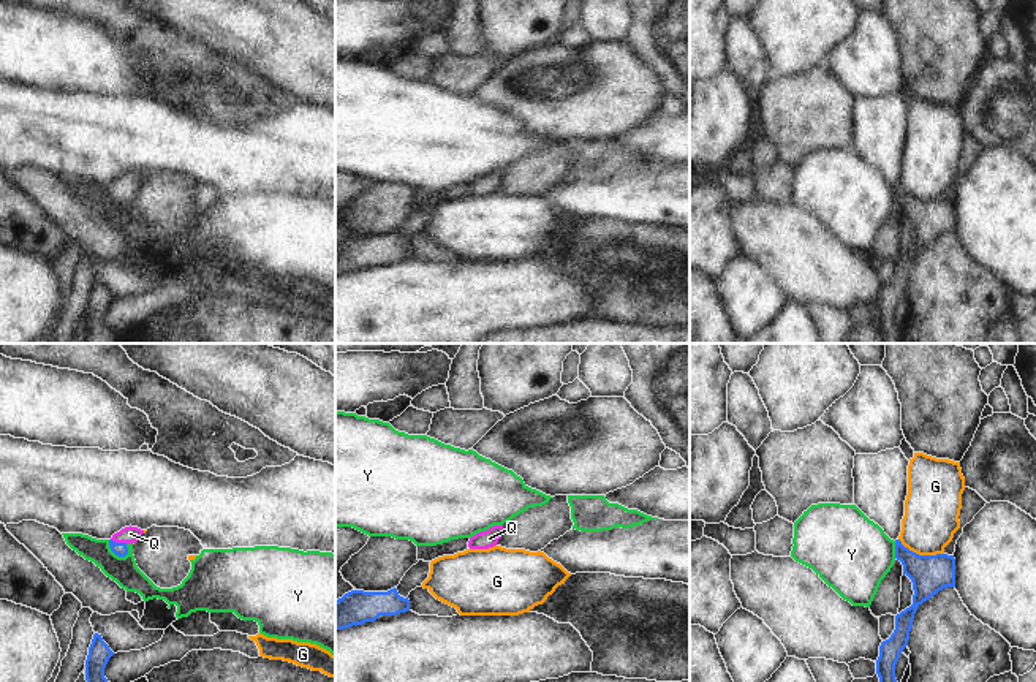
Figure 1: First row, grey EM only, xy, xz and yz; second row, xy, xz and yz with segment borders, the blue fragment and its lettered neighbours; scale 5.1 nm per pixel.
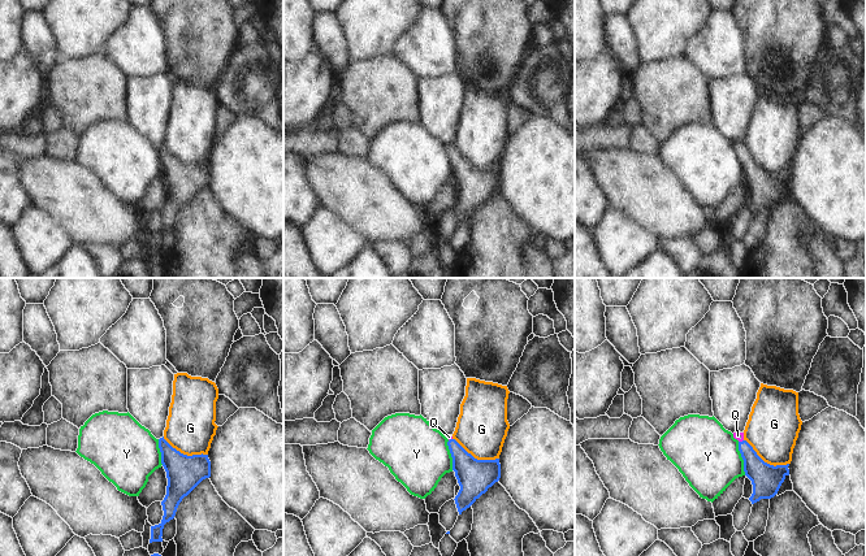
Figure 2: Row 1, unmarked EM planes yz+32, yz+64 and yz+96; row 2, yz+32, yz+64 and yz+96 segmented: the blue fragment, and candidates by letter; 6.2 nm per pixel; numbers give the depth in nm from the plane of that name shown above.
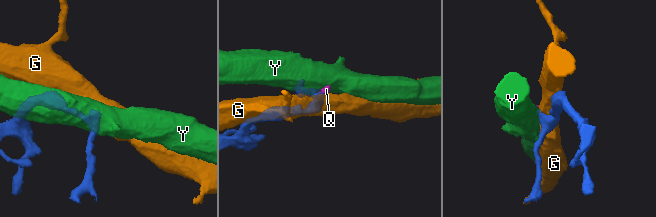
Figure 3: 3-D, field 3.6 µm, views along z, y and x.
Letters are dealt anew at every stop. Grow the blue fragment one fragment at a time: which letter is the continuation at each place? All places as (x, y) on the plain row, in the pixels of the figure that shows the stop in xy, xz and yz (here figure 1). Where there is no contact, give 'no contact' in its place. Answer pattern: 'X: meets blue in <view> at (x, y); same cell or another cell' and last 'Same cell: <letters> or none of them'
G: meets blue in yz at (921, 201); another cell
Q: meets blue in xy at (119, 189); same cell
Y: meets blue in xy at (116, 200); another cell
Same cell: Q

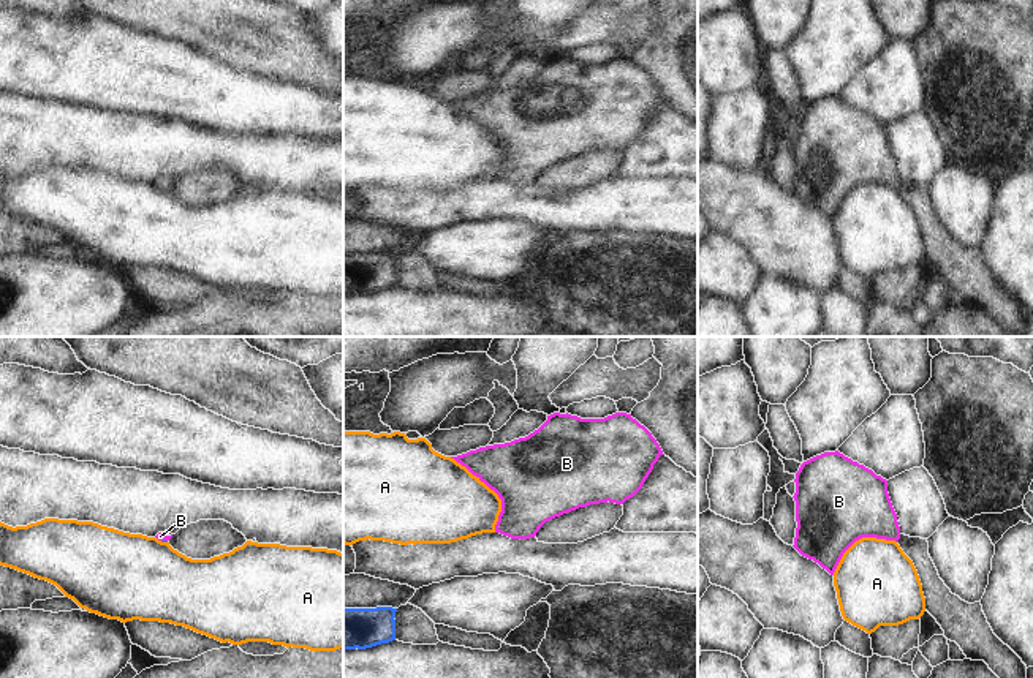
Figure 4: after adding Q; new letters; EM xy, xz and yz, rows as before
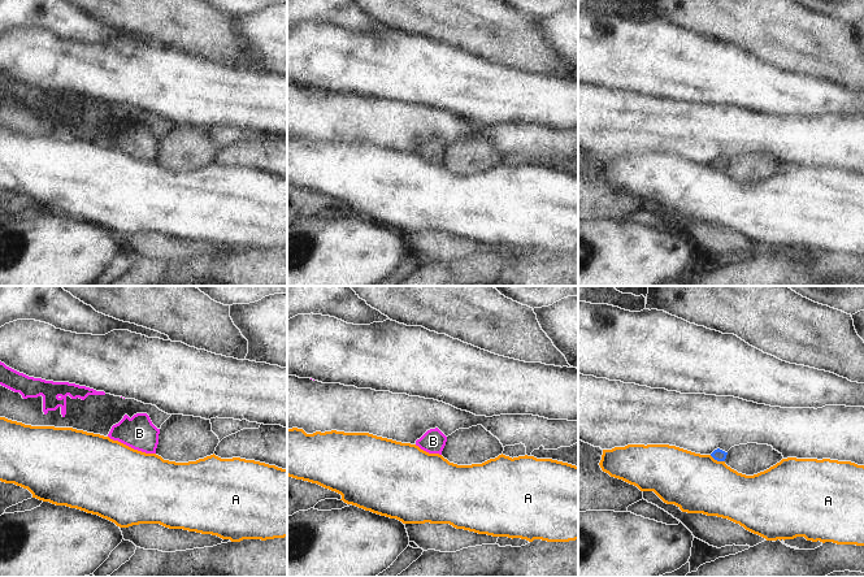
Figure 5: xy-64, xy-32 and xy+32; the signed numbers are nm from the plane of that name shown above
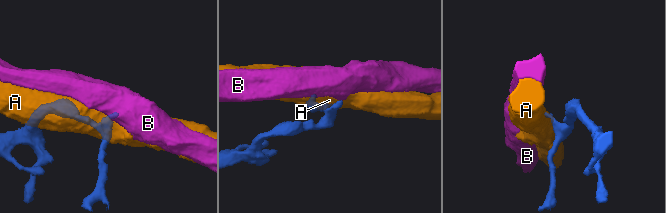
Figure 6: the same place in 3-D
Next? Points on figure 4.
A: meets blue in xy at (163, 187); another cell
B: meets blue in xy at (165, 187); same cell
Same cell: B

